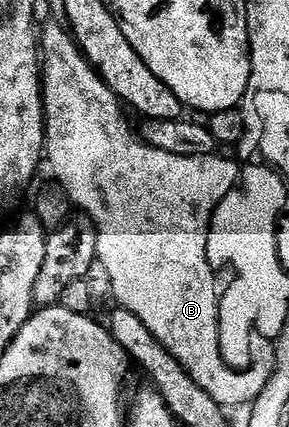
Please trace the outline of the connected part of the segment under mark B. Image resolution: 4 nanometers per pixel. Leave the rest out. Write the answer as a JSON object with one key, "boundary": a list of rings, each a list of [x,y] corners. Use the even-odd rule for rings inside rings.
{"boundary":[[[50,20],[40,27],[39,61],[43,67],[47,166],[49,162],[58,178],[54,179],[68,194],[70,203],[76,209],[78,206],[81,209],[78,211],[84,212],[97,227],[97,262],[109,277],[109,286],[117,297],[116,305],[127,312],[135,312],[135,316],[147,324],[147,332],[171,352],[211,400],[223,408],[248,407],[259,392],[263,392],[267,379],[265,374],[261,374],[261,378],[249,378],[249,374],[221,374],[213,282],[209,282],[209,266],[205,266],[209,220],[217,204],[238,185],[238,163],[233,158],[234,163],[213,154],[179,156],[146,146],[129,127],[122,103],[81,53],[72,33],[62,23]]]}

